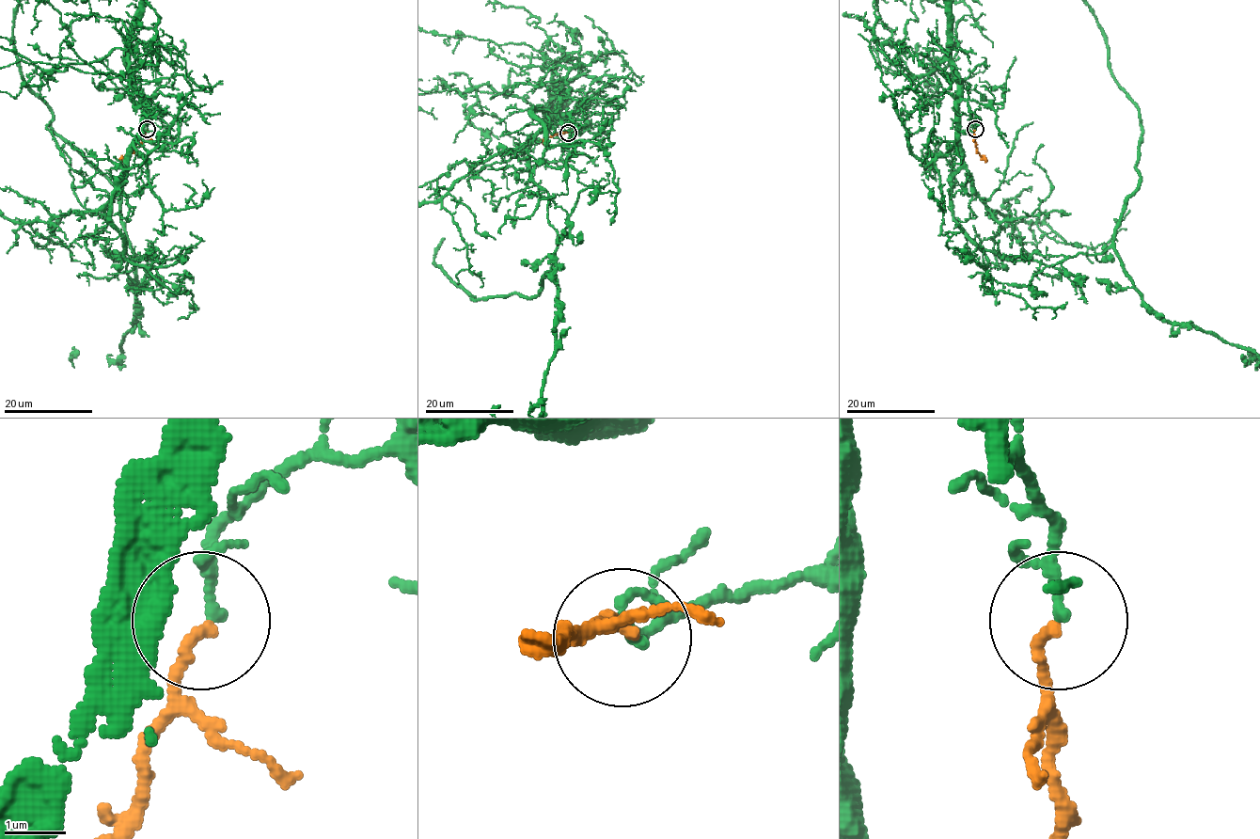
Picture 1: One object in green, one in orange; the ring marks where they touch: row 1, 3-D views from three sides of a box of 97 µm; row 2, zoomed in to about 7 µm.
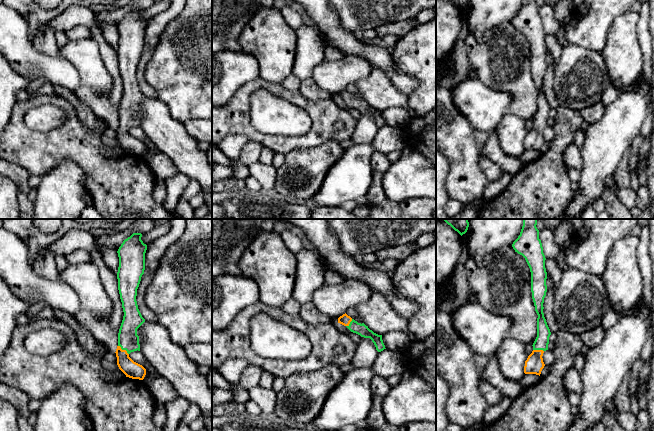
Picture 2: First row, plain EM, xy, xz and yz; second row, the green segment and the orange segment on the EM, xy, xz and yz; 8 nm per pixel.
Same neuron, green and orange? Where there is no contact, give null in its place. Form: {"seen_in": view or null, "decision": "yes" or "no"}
{"seen_in": "xy", "decision": "yes"}

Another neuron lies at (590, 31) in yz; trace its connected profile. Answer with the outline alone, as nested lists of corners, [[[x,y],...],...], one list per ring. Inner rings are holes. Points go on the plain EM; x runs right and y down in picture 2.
[[[584,0],[588,8],[586,15],[578,13],[578,21],[575,24],[565,26],[565,34],[569,43],[601,52],[607,40],[607,32],[615,17],[631,11],[632,6],[638,0]]]

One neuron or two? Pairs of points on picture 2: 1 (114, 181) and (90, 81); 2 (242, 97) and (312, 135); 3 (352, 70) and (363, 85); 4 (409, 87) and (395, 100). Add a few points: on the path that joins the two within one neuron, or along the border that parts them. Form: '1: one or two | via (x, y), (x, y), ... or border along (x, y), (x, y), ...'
1: two | border along (101, 119), (109, 126)
2: one | via (240, 121), (256, 137), (271, 142), (288, 142)
3: two | border along (374, 68), (365, 78), (358, 80), (354, 84)
4: two | border along (387, 76), (390, 82), (407, 96)

